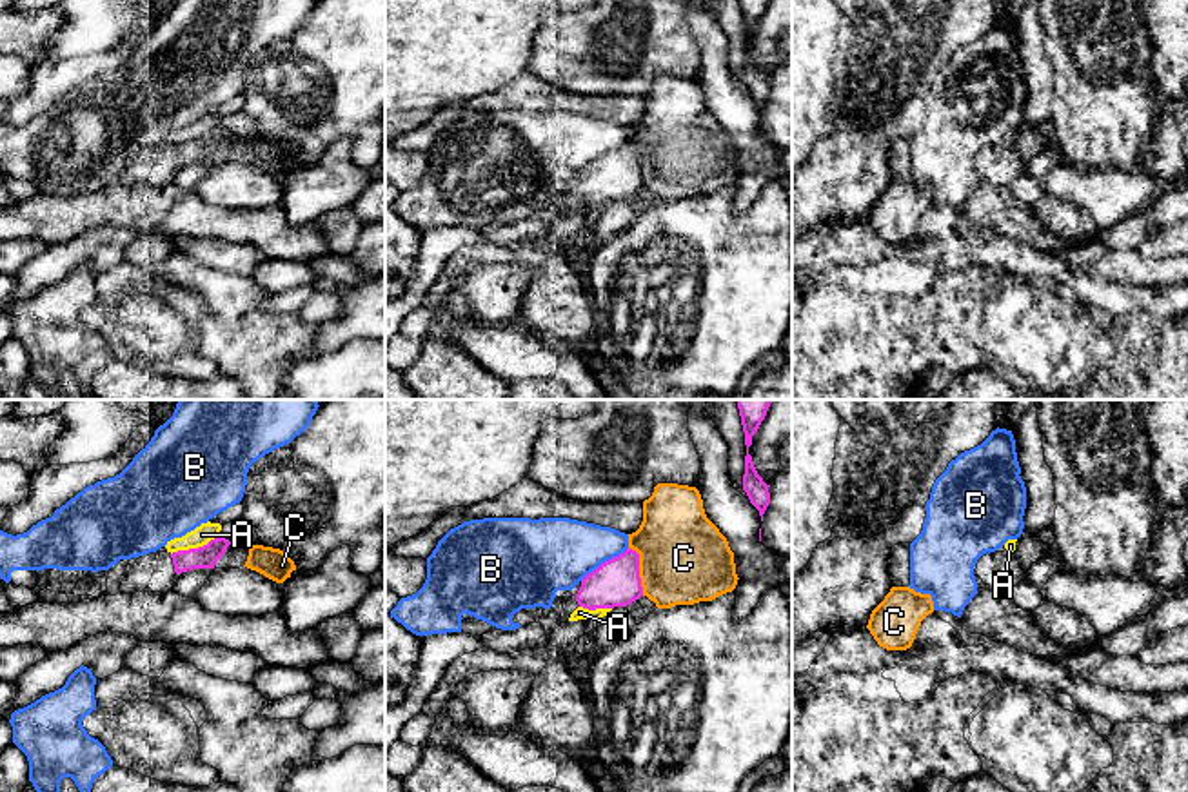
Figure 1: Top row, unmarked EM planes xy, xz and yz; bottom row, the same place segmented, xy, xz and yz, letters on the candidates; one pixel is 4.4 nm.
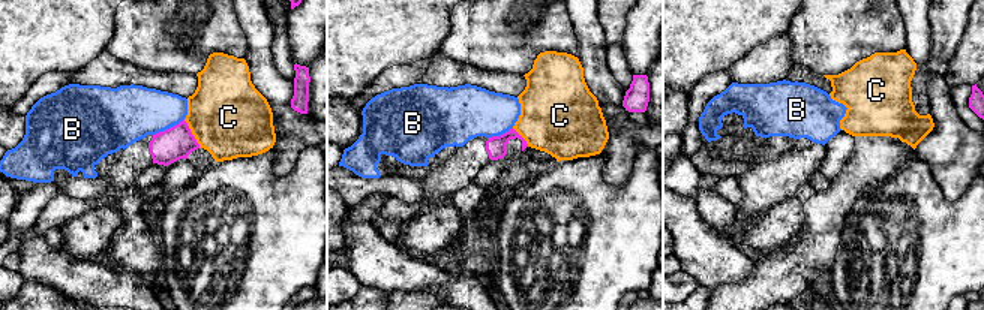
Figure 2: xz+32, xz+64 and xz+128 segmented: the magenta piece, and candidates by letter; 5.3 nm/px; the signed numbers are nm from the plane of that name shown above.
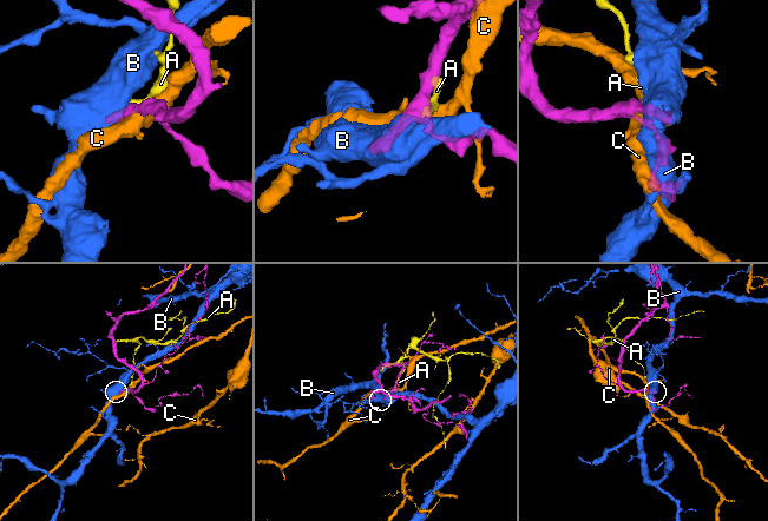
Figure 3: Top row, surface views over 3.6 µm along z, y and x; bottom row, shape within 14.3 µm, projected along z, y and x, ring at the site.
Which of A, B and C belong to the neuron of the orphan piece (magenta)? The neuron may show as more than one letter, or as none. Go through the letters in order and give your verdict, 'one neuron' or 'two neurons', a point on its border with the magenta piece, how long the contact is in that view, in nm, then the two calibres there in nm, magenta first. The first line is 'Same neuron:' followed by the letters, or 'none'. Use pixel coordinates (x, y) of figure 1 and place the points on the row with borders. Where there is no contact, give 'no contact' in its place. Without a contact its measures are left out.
Same neuron: none
A: two neurons; meets magenta in xy at (195, 549); contact 240 nm long; 100 nm thick on the magenta side, 90 nm on the other
B: two neurons; meets magenta in xz at (605, 562); contact 260 nm long; 200 nm thick on the magenta side, 320 nm on the other
C: two neurons; meets magenta in xz at (638, 571); contact 220 nm long; 200 nm thick on the magenta side, 400 nm on the other

